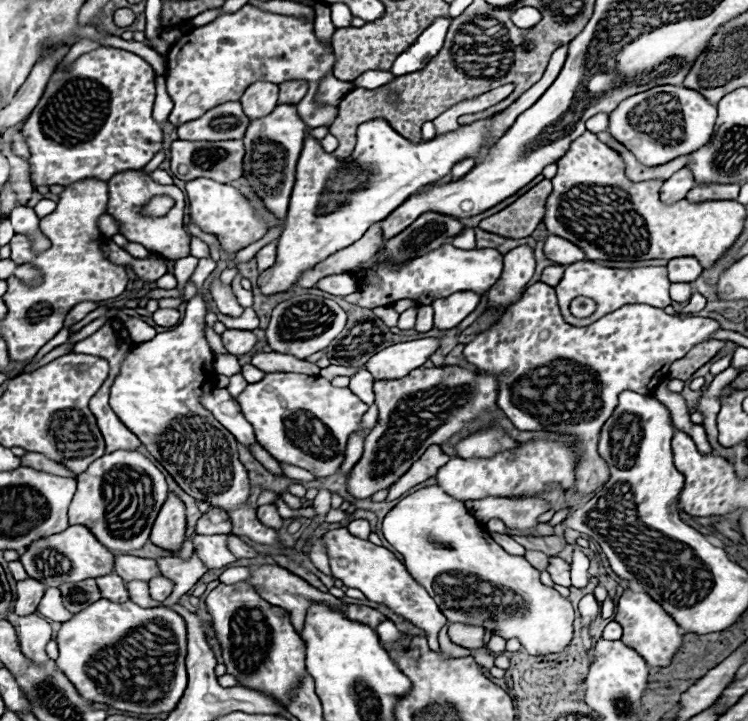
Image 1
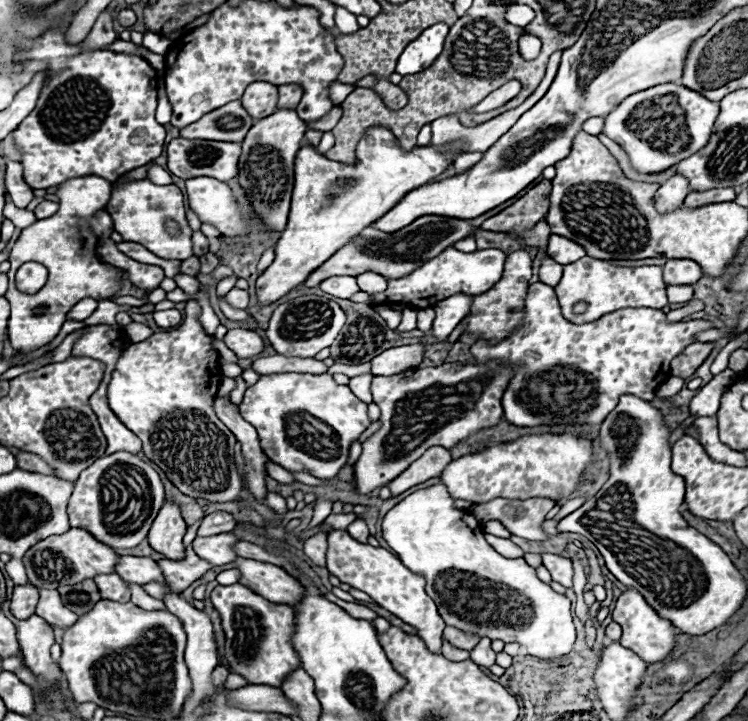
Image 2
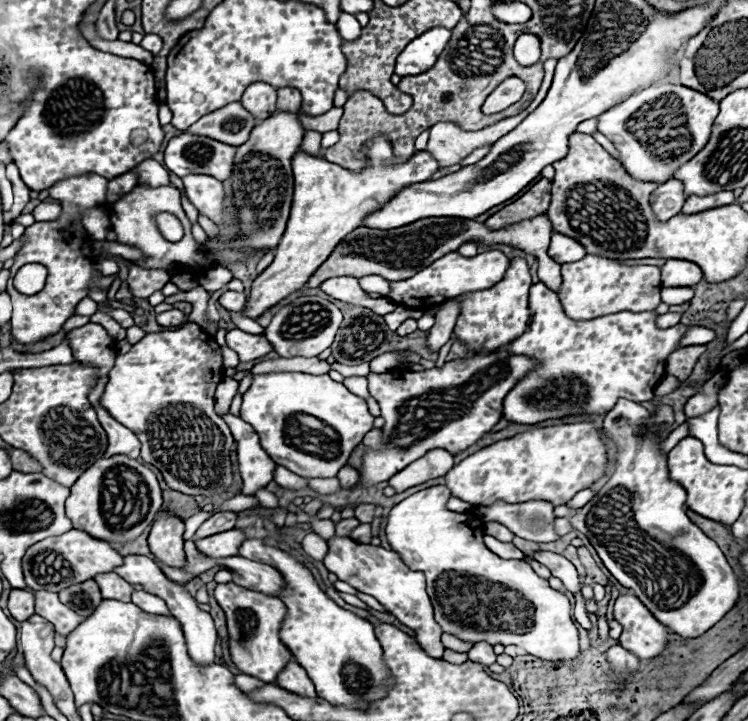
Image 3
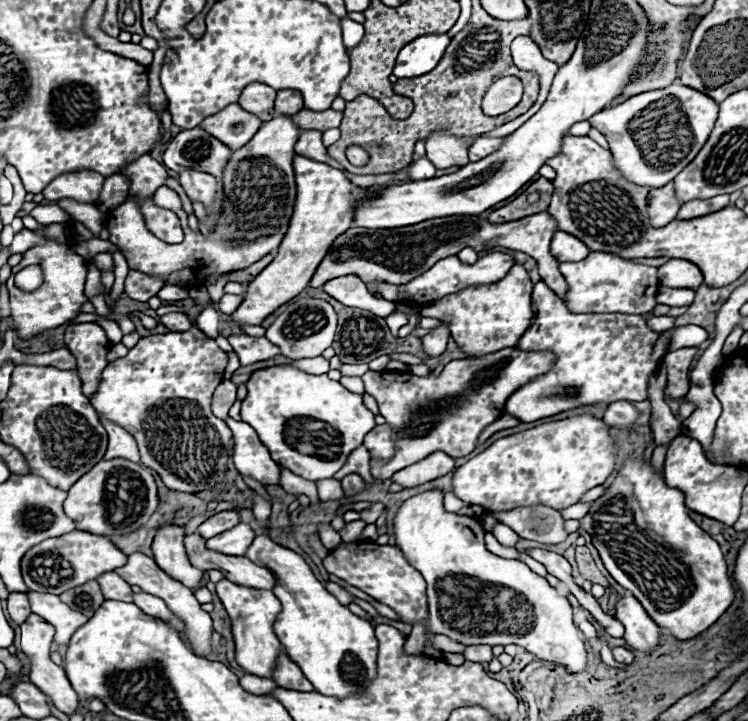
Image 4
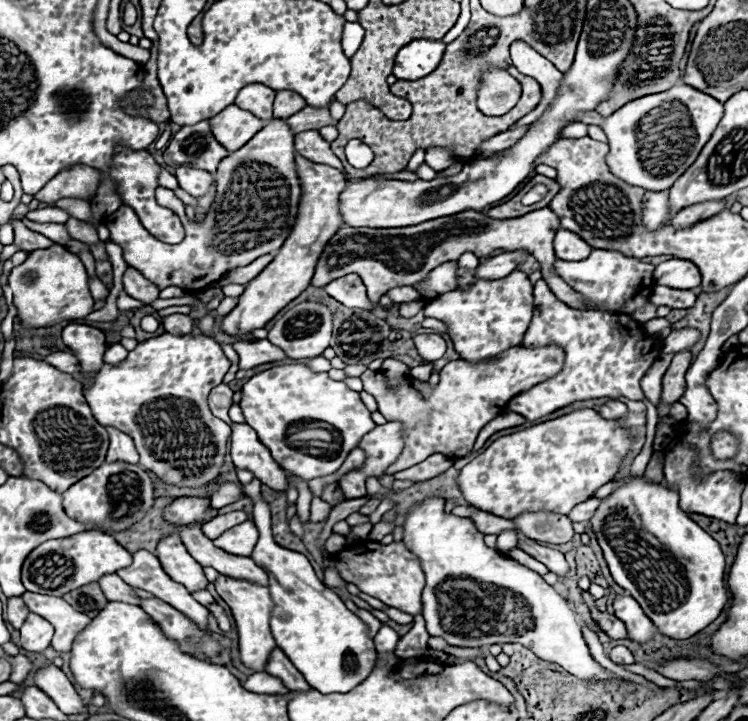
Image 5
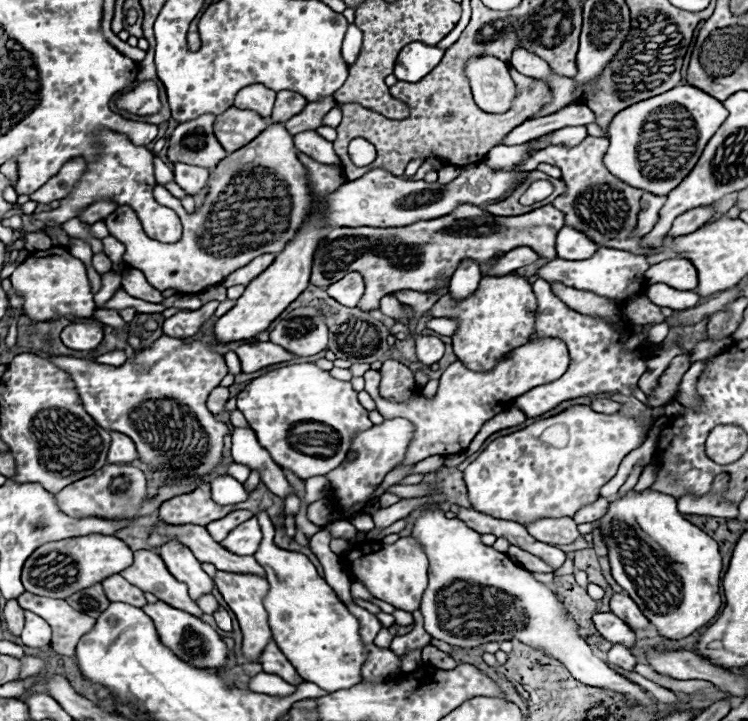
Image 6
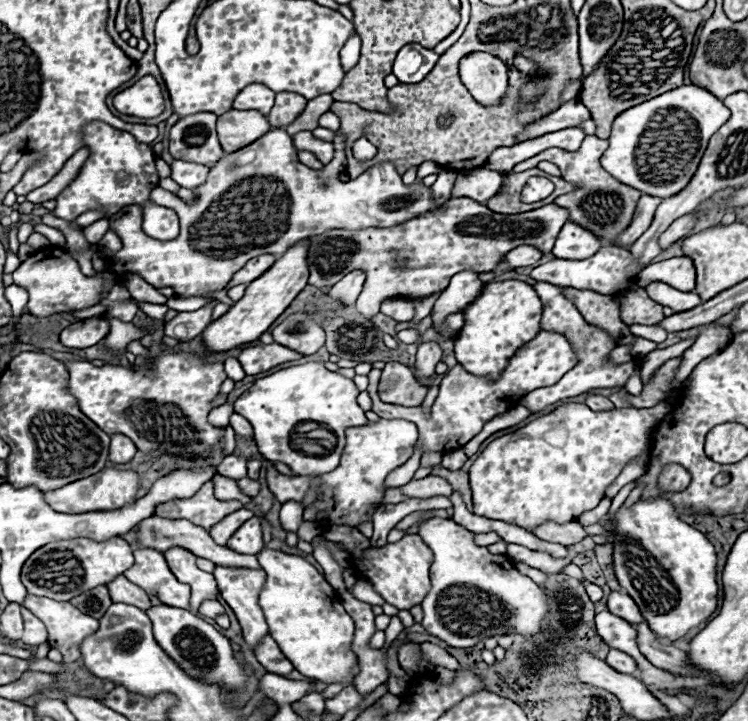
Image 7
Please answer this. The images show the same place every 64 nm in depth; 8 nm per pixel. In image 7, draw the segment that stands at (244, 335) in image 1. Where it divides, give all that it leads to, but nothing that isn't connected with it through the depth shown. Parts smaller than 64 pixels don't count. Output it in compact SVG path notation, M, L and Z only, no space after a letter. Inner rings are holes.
M260 344L260 346L252 346L252 348L244 348L242 354L238 356L242 368L246 374L260 374L266 372L278 364L284 362L292 362L292 360L300 360L302 354L298 354L296 350L290 350L282 344Z

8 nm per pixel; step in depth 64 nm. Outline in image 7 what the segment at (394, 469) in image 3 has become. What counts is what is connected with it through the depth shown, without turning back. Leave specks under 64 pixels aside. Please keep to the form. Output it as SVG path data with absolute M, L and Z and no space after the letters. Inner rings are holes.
M540 332L532 342L522 346L516 356L510 360L506 370L496 382L488 382L484 378L476 378L474 374L466 372L460 364L456 364L452 370L446 372L438 398L432 406L430 418L424 418L420 406L404 408L404 406L394 406L394 404L384 404L380 400L378 386L381 370L372 368L370 370L370 388L368 394L374 402L372 412L376 412L380 418L404 418L410 420L418 426L420 432L420 450L440 450L440 452L450 452L456 448L462 448L466 442L470 442L486 422L490 422L494 416L508 412L518 404L518 398L522 394L528 394L530 390L536 390L538 386L552 386L578 364L578 356L574 354L574 348L570 346L568 338L564 334L554 334L554 332Z

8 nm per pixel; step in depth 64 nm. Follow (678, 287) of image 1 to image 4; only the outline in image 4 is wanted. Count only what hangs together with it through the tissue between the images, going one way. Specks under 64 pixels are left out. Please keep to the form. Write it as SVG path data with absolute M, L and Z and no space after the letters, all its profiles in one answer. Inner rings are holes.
M660 288L656 294L658 304L666 306L690 306L694 302L694 290L690 288Z

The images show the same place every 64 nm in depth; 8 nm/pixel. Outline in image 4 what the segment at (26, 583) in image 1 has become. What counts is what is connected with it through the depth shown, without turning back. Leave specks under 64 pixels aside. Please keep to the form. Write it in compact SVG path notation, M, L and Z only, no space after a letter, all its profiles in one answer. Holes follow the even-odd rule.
M10 594L8 596L8 614L10 614L12 622L16 622L16 624L26 622L26 618L32 614L26 594Z

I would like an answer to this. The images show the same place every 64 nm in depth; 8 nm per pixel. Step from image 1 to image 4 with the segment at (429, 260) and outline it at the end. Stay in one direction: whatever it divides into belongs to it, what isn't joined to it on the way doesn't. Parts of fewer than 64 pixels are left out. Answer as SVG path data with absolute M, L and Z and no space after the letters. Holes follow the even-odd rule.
M502 252L486 254L486 256L478 258L476 264L462 264L456 256L444 258L444 260L436 262L436 264L434 264L428 272L424 272L422 276L418 276L418 278L414 278L412 282L400 286L400 290L402 290L404 294L408 294L408 298L402 298L402 302L410 302L412 306L422 306L422 304L436 302L436 300L440 300L442 296L454 294L454 292L464 290L464 288L474 286L474 284L494 284L494 282L502 280L514 264L516 264L514 258L512 258L510 254L502 254Z

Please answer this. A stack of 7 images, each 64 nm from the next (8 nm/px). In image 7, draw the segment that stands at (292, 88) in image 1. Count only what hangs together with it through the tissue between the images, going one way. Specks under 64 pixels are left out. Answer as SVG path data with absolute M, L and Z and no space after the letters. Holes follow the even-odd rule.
M278 92L276 104L272 112L268 114L268 122L272 128L286 128L290 122L294 122L302 110L306 108L306 98L294 92Z

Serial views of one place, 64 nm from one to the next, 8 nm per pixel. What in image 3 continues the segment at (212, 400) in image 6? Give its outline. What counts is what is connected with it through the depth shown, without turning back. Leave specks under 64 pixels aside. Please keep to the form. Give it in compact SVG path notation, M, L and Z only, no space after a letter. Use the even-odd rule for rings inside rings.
M225 376L222 382L218 384L214 400L215 400L215 412L220 416L224 416L230 409L232 400L236 396L236 390L238 390L238 382L232 377Z

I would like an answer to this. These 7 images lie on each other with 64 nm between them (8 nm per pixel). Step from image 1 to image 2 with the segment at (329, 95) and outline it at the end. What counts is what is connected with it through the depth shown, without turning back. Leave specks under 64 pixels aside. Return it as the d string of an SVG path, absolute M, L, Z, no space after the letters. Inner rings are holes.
M334 82L332 90L330 90L330 100L334 106L339 106L345 98L354 90L355 86L350 84L340 84L340 82Z

